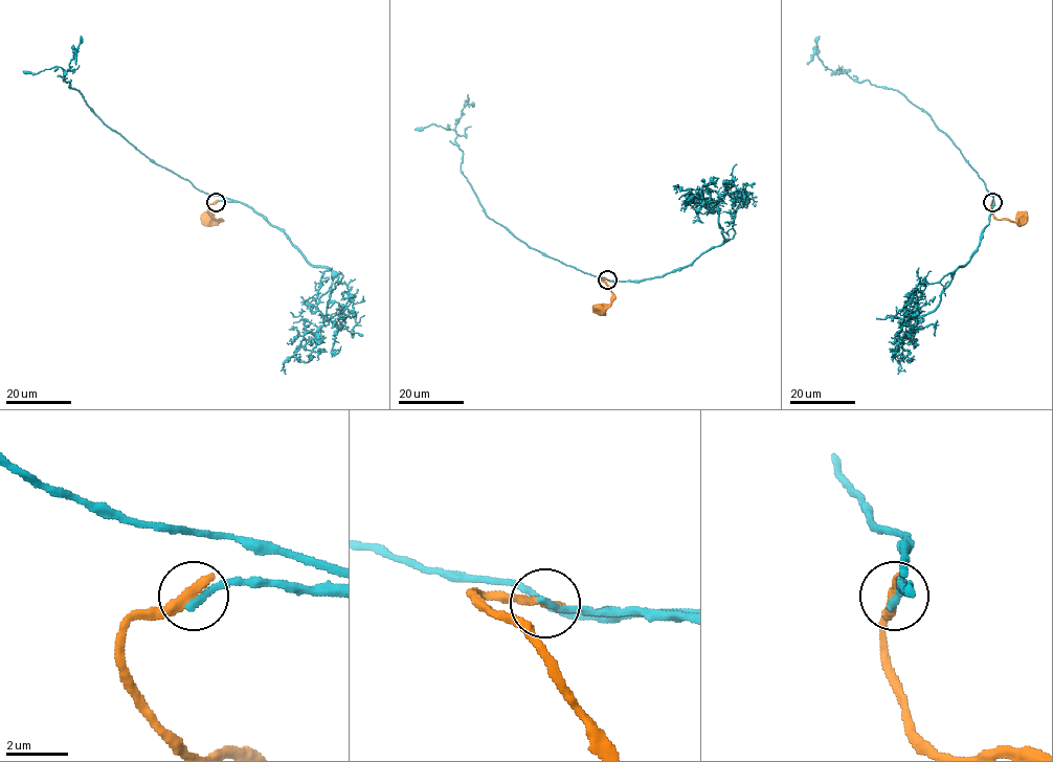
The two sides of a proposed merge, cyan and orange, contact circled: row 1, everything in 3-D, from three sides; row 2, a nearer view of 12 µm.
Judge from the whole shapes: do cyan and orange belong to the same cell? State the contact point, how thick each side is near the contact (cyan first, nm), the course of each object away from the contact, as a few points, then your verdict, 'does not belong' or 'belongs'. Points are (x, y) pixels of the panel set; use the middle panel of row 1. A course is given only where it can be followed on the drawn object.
(607, 279) | 260/360 nm | cyan via (607, 279), (622, 281), (543, 255), (485, 213), (461, 169), (463, 151), (454, 140), (463, 109), (473, 107) | orange via (607, 279), (600, 278), (612, 293), (610, 304), (600, 304), (599, 308) | does not belong

